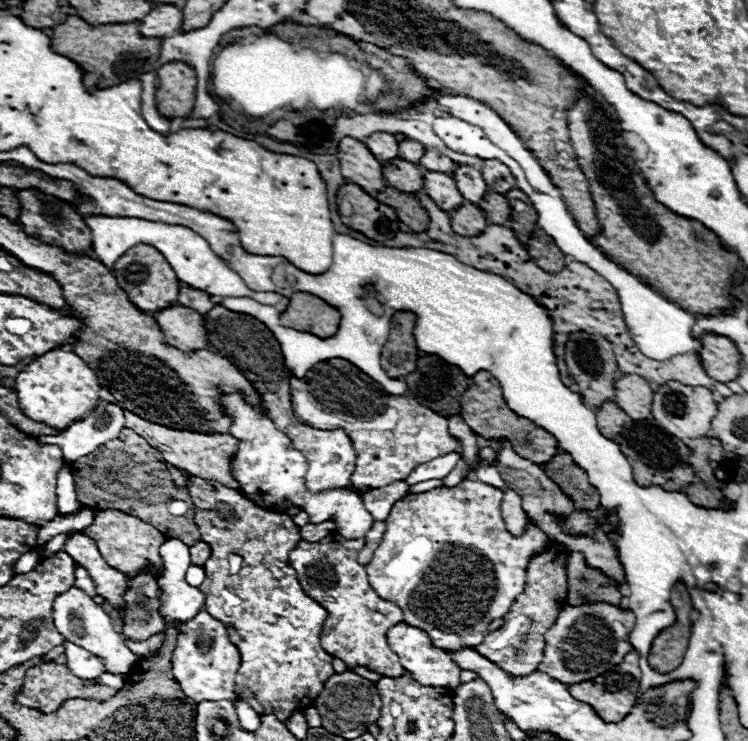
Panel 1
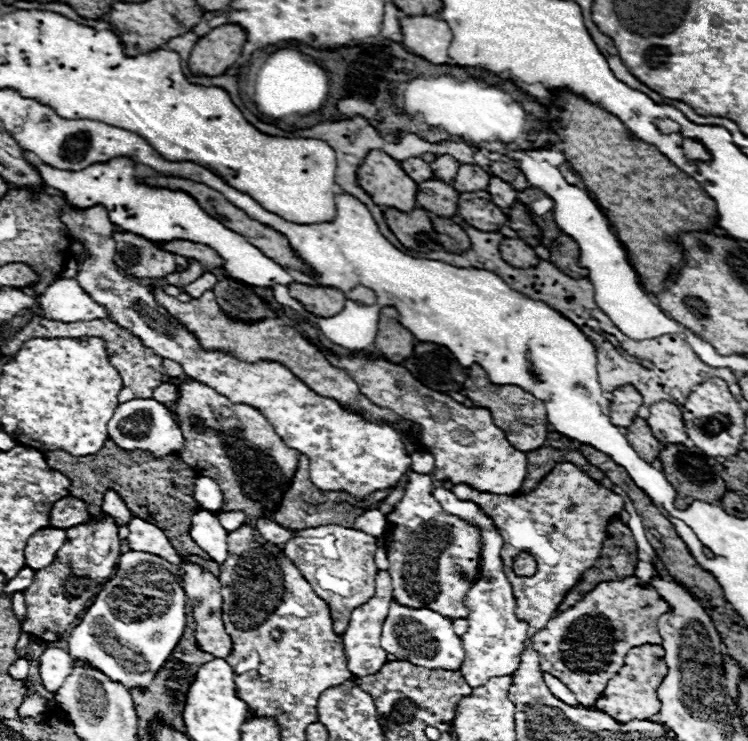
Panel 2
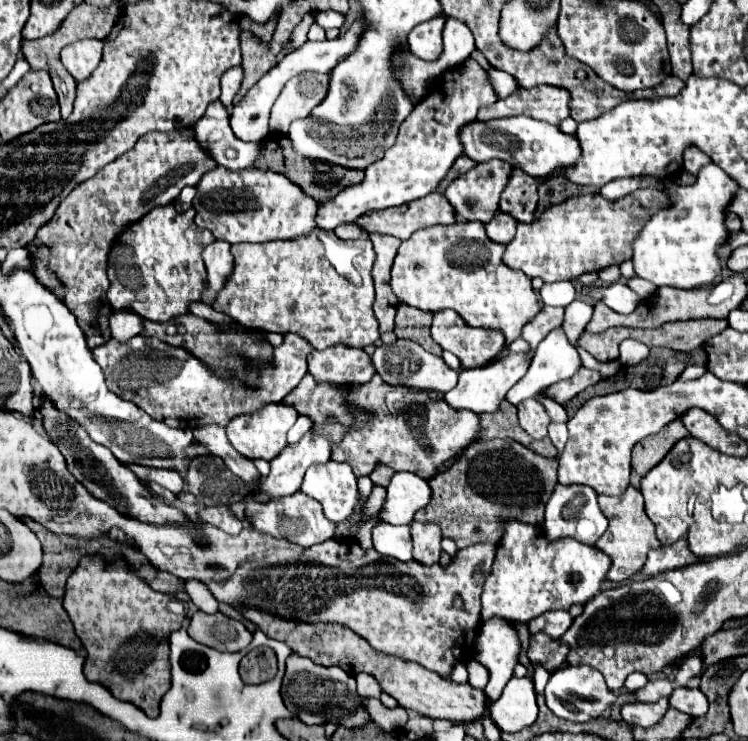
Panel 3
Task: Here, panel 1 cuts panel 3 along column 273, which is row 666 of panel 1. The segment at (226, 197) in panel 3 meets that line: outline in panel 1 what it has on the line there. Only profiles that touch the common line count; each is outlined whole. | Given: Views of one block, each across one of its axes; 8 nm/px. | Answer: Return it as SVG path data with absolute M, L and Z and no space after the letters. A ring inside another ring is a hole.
M200 610L196 618L180 626L178 642L172 654L172 676L188 698L192 698L198 704L204 700L236 702L234 678L236 678L238 668L240 668L240 652L230 642L226 626L218 622L216 618L212 618L206 610Z

